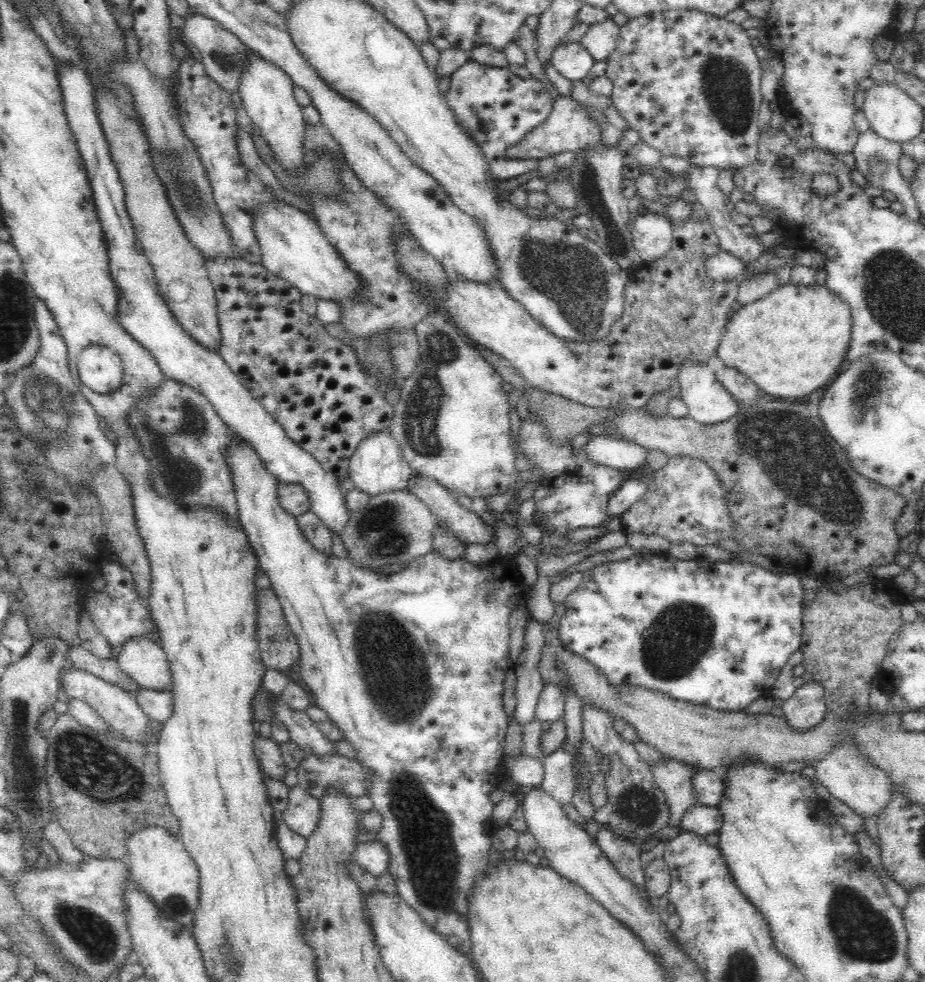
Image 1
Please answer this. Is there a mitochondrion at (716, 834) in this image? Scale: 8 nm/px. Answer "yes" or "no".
no

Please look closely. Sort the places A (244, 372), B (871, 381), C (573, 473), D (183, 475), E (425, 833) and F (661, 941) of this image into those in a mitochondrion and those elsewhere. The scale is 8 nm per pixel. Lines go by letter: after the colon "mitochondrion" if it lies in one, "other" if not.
A: other
B: mitochondrion
C: other
D: mitochondrion
E: mitochondrion
F: other

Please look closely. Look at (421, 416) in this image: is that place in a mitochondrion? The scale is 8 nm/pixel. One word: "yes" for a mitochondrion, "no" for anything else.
yes

